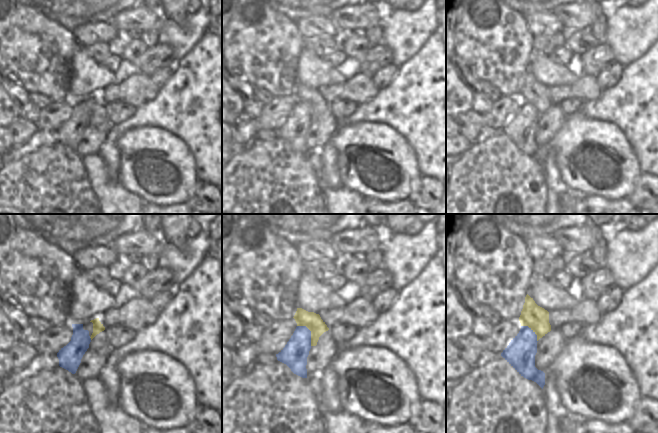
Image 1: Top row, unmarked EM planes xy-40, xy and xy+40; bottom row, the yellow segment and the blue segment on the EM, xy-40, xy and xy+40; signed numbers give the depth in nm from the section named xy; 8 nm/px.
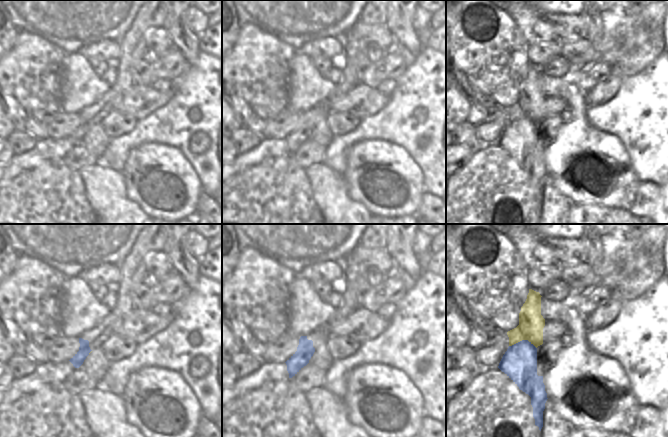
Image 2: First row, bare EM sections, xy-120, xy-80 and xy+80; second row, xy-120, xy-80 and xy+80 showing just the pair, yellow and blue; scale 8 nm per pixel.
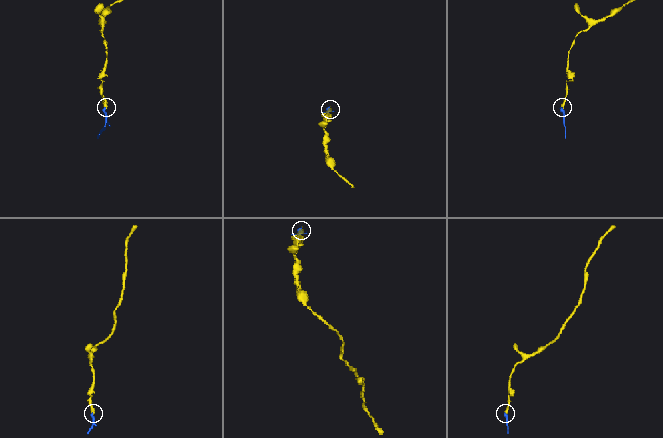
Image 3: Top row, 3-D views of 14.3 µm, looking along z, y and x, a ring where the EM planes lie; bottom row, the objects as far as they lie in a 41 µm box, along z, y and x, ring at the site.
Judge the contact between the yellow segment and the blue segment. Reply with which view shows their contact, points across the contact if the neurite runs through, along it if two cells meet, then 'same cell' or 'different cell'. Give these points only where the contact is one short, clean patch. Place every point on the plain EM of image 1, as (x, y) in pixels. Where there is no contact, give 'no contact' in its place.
xy | across xy (313, 97), (311, 99), (311, 108), (299, 120), (294, 130) | same cell

